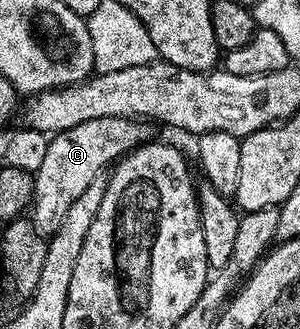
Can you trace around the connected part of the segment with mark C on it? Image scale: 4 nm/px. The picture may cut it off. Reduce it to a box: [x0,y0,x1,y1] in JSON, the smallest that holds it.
[31,118,154,235]

